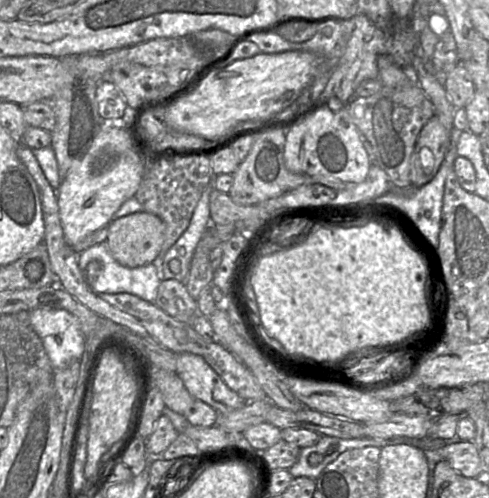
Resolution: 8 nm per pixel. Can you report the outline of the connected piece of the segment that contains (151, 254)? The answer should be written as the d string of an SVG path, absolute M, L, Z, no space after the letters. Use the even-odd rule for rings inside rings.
M136 212L108 225L107 246L122 266L136 268L153 263L165 239L165 223L156 215Z

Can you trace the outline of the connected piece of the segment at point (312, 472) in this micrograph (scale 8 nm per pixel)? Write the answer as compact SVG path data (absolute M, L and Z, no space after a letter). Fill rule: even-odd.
M321 436L315 445L300 449L298 460L288 471L294 478L308 477L316 480L327 465L347 450L367 446L381 449L385 446L396 444L420 447L421 440L411 438L394 438L390 440L373 438L340 439L331 436Z

